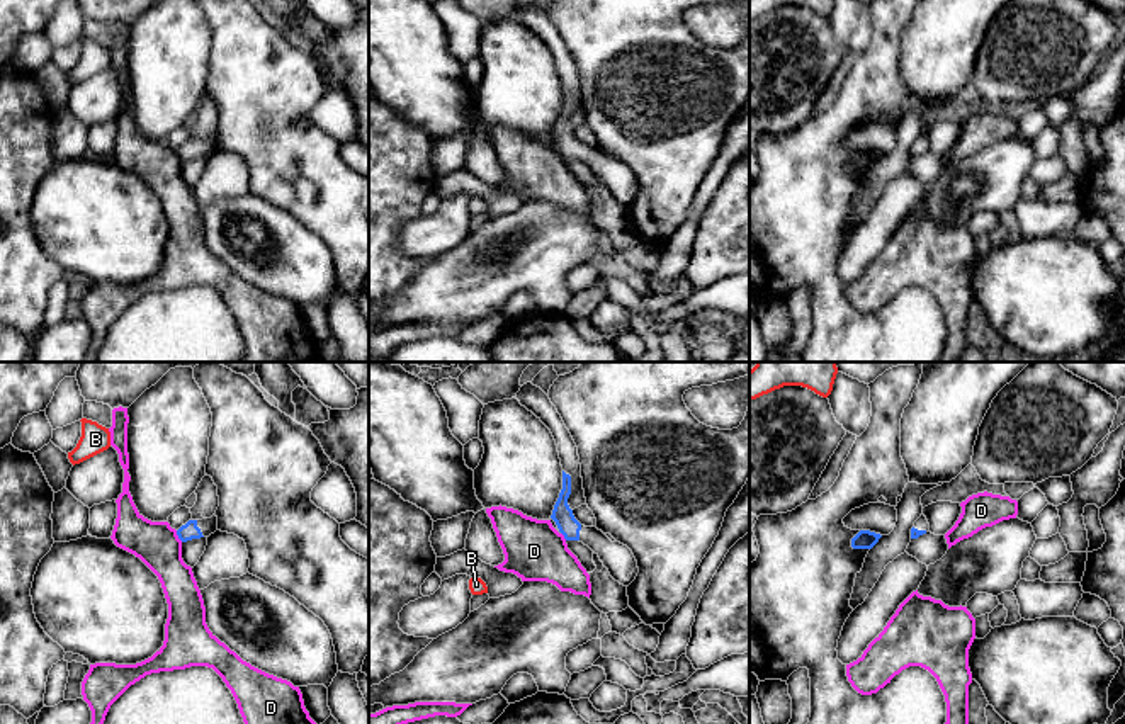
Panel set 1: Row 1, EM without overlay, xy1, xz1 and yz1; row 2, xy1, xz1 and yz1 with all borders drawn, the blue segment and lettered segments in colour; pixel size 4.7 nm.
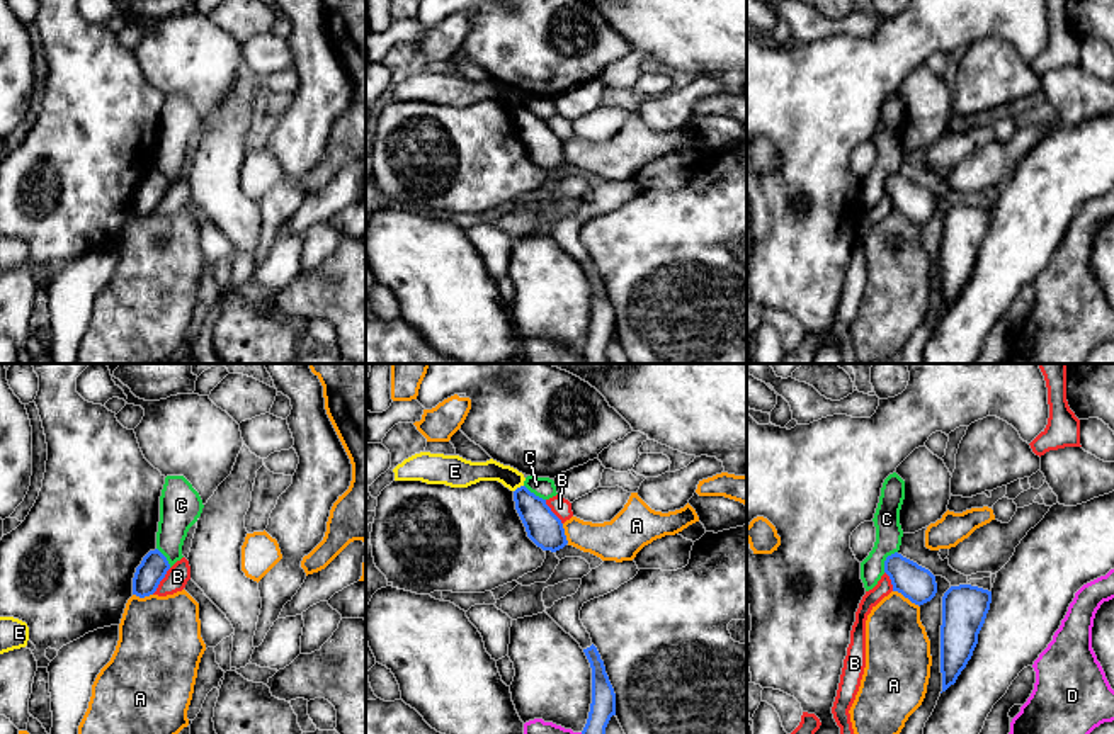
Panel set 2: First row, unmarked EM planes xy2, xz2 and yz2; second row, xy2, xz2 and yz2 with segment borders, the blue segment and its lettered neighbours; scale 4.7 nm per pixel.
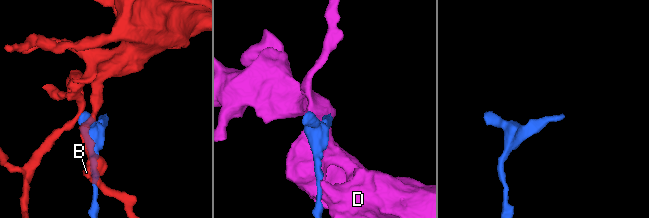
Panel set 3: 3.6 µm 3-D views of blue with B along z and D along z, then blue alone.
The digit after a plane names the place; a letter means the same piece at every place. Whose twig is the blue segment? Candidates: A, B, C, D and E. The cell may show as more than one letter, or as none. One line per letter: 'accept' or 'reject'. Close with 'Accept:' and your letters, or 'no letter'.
A: reject
B: reject
C: reject
D: reject
E: reject
Accept: no letter

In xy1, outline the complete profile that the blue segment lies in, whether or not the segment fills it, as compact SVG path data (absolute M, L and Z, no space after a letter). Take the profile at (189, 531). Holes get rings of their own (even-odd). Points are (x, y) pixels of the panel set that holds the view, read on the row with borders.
M214 513L211 518L189 520L177 530L177 535L182 542L187 542L192 539L209 537L216 530L218 530L218 517Z

